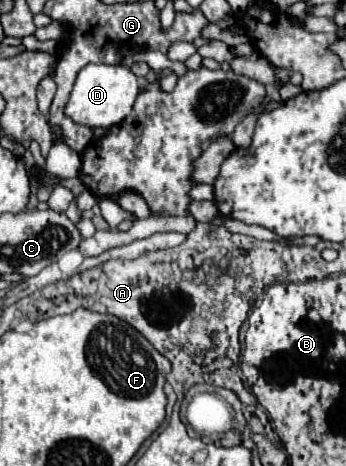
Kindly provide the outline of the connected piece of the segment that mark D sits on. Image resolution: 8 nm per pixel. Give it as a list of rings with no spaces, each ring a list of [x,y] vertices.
[[[88,64],[78,72],[64,112],[78,124],[84,124],[90,128],[110,128],[114,124],[120,124],[132,112],[138,92],[140,92],[138,78],[130,68],[122,64],[116,64],[116,66]]]

